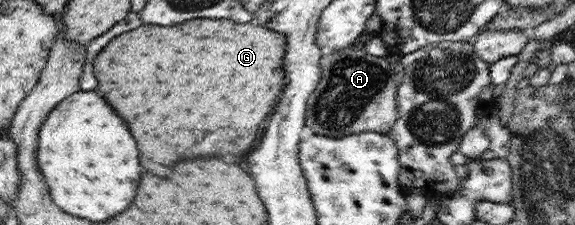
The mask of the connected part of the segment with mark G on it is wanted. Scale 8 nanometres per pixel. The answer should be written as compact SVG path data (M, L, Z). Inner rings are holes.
M193 19L173 27L145 23L135 31L117 35L97 55L93 67L99 79L99 95L127 121L137 139L141 165L165 177L181 159L215 153L241 155L255 143L261 121L273 113L277 97L285 89L285 51L285 34L261 25L243 25L229 19Z

